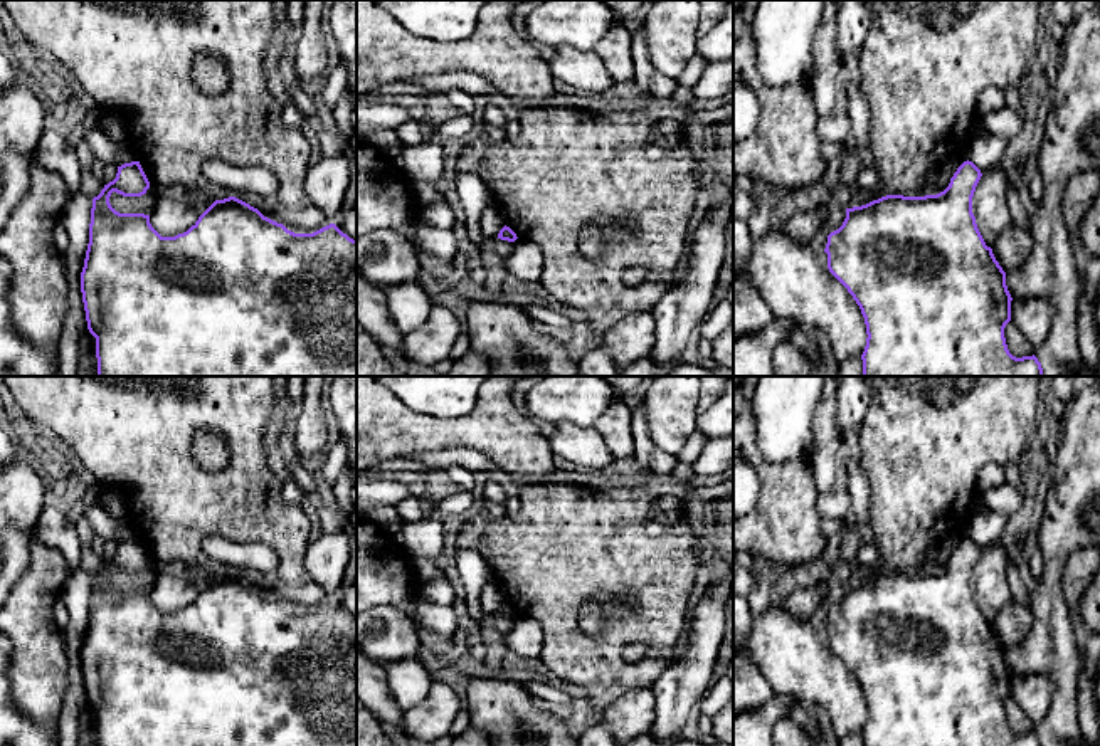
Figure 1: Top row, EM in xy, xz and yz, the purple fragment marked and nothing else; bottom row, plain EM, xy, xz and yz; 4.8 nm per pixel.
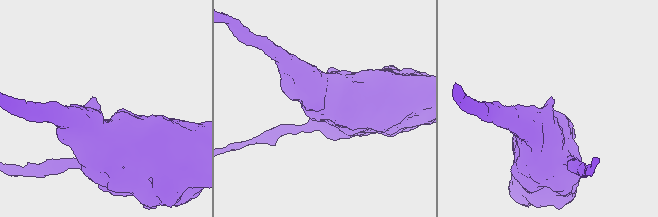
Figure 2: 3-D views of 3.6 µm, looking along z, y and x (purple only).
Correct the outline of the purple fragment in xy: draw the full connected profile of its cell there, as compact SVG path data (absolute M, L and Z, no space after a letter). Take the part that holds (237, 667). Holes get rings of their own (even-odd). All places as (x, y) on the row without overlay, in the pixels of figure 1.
M131 538L118 543L116 554L93 575L81 669L87 706L96 714L98 746L357 746L357 617L335 600L313 610L294 610L235 573L215 576L187 608L161 613L151 603L150 591L119 590L109 580L113 568L141 573L148 565L140 538Z

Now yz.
M964 538L949 563L937 571L886 571L846 585L843 602L828 612L829 649L848 665L866 701L863 746L1043 746L1038 734L1009 729L1004 704L1011 697L1006 649L986 622L972 590L972 573L982 549Z

